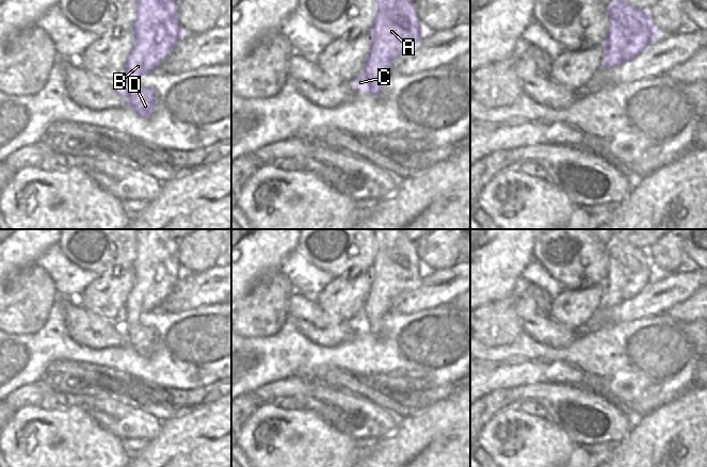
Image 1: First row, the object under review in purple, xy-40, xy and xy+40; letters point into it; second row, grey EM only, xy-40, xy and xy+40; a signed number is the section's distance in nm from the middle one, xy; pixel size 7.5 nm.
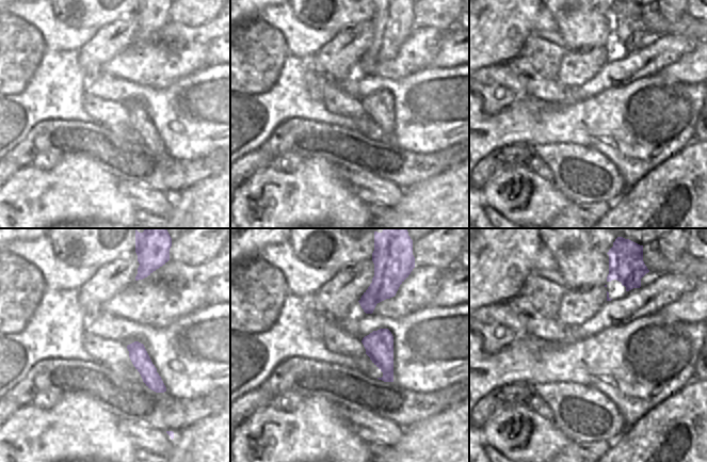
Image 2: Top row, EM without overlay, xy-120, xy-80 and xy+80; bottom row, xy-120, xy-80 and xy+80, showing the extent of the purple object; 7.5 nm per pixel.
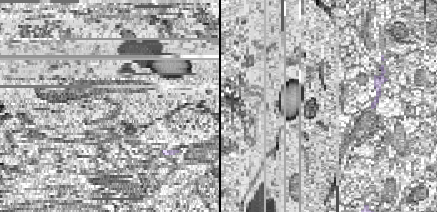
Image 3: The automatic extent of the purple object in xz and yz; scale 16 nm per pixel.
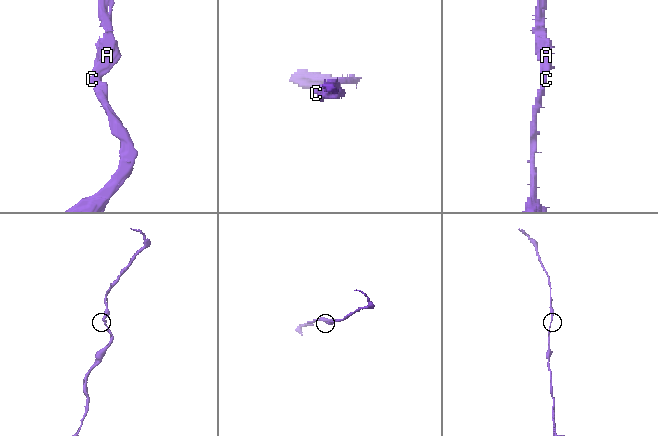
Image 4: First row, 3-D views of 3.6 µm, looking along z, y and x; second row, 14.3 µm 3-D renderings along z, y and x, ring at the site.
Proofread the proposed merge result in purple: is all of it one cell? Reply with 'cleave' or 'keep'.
keep

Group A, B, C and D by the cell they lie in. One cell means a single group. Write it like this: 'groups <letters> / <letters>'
groups A B C D

